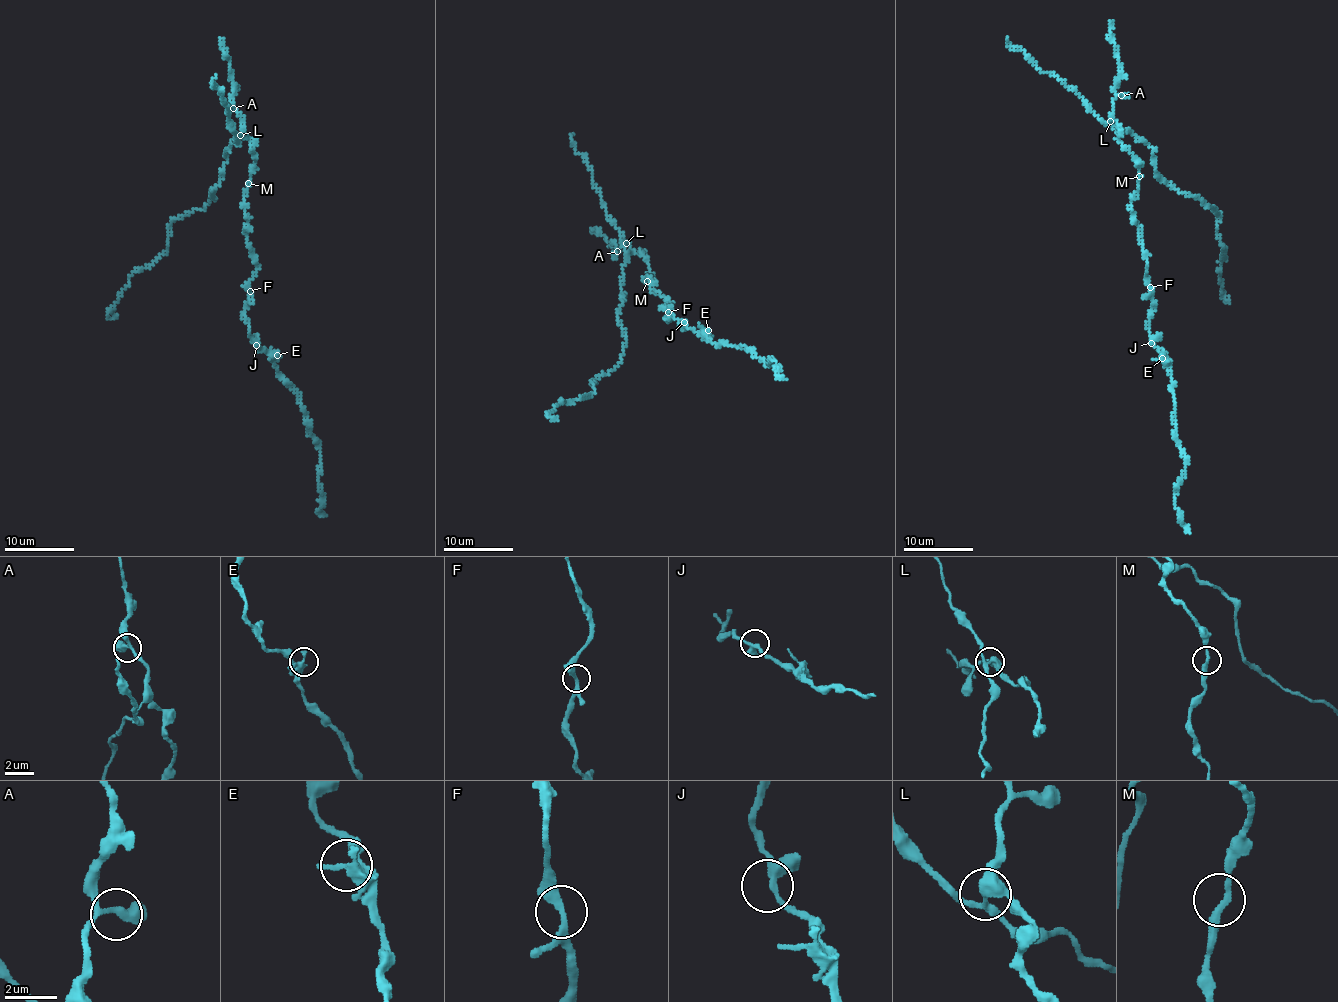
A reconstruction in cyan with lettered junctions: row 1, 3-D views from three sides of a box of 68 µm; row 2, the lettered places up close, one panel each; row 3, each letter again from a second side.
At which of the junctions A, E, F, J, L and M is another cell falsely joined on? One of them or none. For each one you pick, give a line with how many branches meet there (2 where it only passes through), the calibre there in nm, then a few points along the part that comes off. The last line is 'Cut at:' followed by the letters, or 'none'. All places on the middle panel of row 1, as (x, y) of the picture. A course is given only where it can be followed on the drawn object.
L: Branches: 4. Thickness 300 nm. Course of the part to remove: (626, 243), (619, 326), (626, 348), (619, 362), (594, 382), (589, 396), (556, 406), (548, 416), (556, 421)
Cut at: L

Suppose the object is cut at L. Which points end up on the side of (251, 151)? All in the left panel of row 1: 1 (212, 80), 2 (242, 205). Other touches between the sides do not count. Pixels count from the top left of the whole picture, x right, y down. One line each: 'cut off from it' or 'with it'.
1: cut off from it
2: with it

